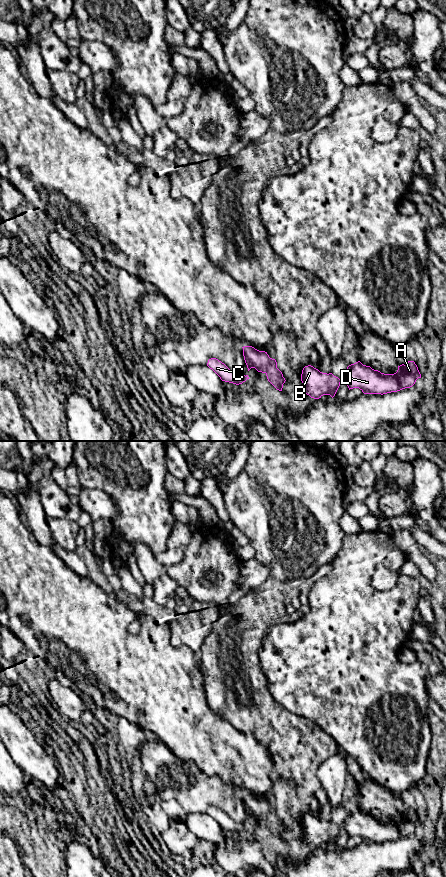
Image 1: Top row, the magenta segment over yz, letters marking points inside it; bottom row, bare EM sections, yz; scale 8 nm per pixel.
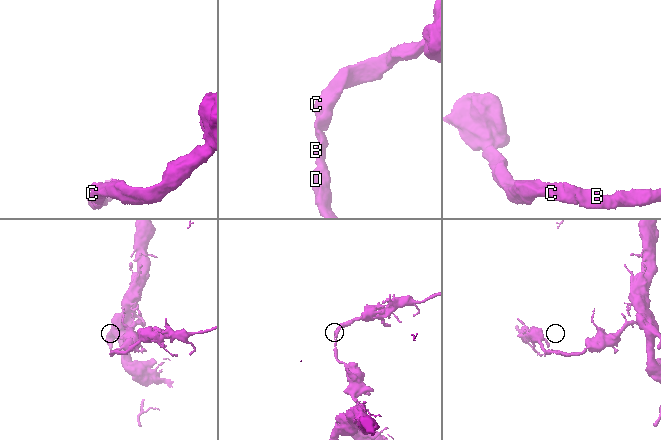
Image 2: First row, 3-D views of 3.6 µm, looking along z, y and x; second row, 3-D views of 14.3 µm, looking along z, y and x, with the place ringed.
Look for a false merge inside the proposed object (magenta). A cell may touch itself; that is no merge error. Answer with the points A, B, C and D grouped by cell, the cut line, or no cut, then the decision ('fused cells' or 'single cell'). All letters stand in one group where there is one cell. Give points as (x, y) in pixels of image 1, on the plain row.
A B C D | no cut | single cell

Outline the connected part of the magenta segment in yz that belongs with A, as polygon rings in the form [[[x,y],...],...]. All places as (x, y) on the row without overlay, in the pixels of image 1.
[[[360,809],[351,812],[341,827],[332,821],[322,821],[311,813],[302,818],[301,829],[304,840],[311,846],[319,847],[323,843],[335,844],[343,828],[349,838],[359,836],[364,842],[387,842],[412,835],[421,822],[414,809],[398,814],[394,822],[384,822]]]

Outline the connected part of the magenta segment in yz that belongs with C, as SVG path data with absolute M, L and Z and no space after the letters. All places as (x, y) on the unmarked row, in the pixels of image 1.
M216 806L209 807L207 814L212 817L222 829L225 830L239 833L249 827L248 823L236 823L224 811Z

